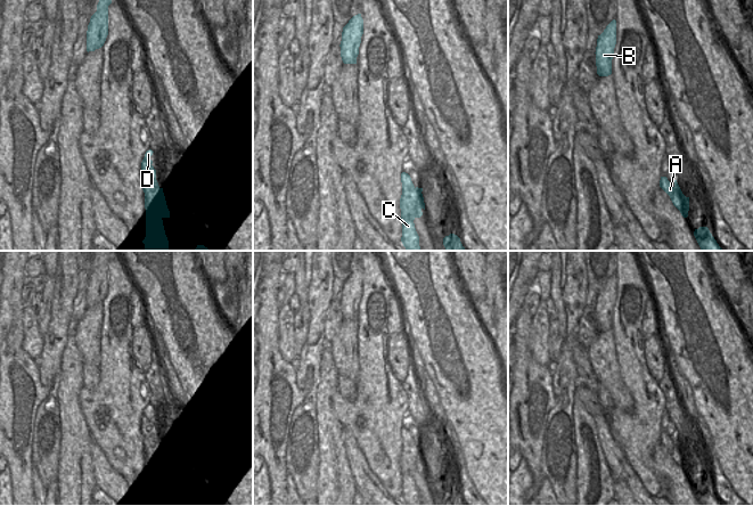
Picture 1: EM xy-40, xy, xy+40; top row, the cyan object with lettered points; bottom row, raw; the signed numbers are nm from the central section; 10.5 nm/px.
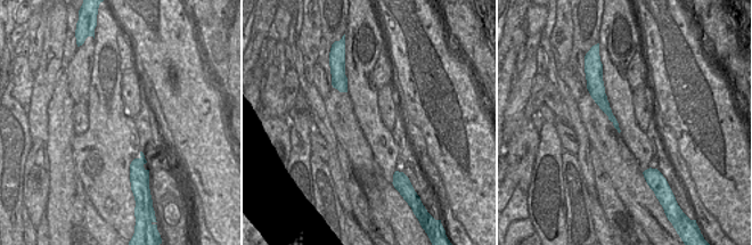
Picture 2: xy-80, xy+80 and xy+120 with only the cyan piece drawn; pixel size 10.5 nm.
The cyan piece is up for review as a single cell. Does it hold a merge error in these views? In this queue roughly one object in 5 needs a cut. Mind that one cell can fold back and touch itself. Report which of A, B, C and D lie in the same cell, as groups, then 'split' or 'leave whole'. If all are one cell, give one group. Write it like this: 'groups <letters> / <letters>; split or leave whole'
groups A B / C D; split

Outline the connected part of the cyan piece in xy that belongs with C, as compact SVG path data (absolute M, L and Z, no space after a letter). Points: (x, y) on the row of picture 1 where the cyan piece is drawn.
M401 173L402 195L400 198L402 237L401 242L407 251L420 251L419 236L414 220L423 215L418 193L408 173Z

